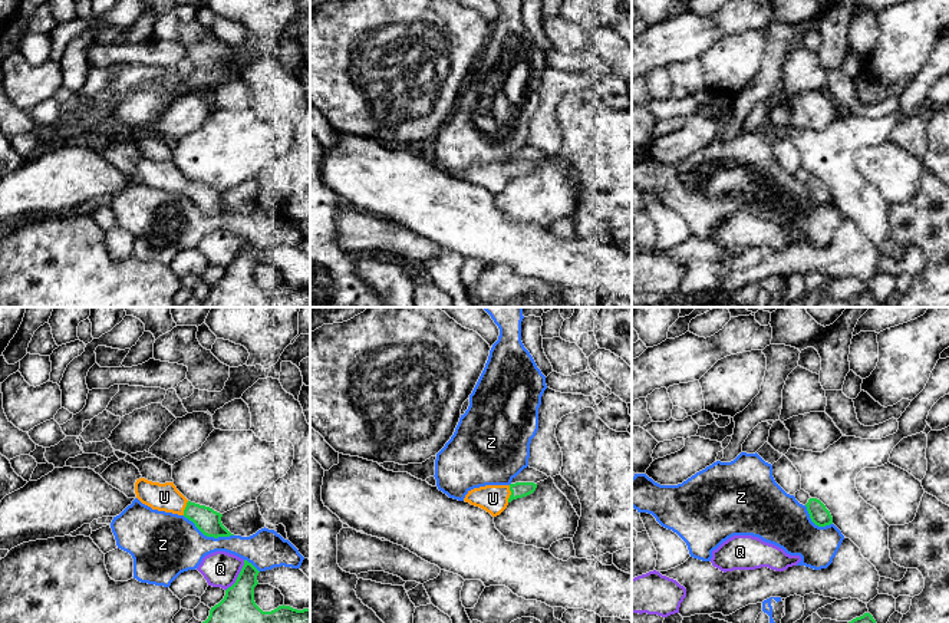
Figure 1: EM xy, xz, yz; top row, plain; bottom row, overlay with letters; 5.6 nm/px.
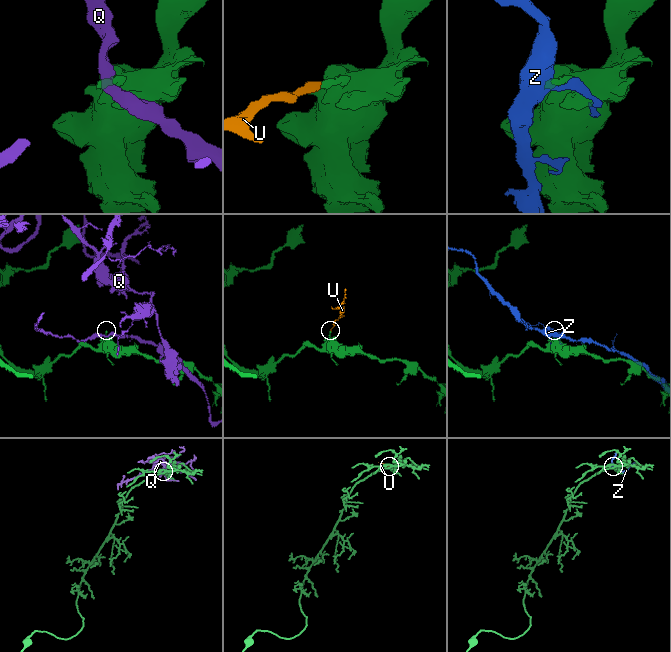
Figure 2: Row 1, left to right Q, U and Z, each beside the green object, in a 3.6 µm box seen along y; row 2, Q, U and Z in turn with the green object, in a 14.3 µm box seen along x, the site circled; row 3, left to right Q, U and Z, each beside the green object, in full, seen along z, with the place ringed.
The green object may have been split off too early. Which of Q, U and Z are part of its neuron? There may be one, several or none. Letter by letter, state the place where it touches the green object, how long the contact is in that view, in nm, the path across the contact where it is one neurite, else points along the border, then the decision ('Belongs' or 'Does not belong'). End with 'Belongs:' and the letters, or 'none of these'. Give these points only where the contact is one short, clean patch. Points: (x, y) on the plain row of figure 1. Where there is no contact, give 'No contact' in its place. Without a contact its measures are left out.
Q: Touches green at xy (239, 254). Shared border 200 nm. Does not belong
U: Touches green at xz (511, 172). Shared border 100 nm. Path across: xz (519, 168), (511, 172), (501, 172), (493, 177). Belongs
Z: Touches green at xy (208, 214). Shared border 300 nm. Does not belong
Belongs: U

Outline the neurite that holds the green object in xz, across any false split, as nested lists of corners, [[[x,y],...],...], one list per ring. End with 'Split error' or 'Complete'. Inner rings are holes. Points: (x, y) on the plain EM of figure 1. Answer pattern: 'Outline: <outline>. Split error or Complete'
Outline: [[[515,161],[510,164],[485,164],[468,169],[464,179],[480,185],[492,195],[500,194],[507,184],[517,177],[533,172],[537,167],[534,161]]]. Split error

